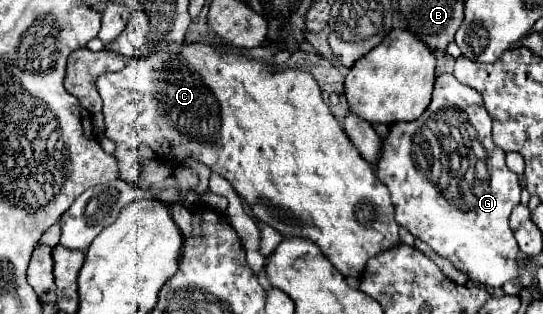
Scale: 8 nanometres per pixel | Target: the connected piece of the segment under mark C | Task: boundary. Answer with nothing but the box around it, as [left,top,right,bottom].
[95,40,399,278]

